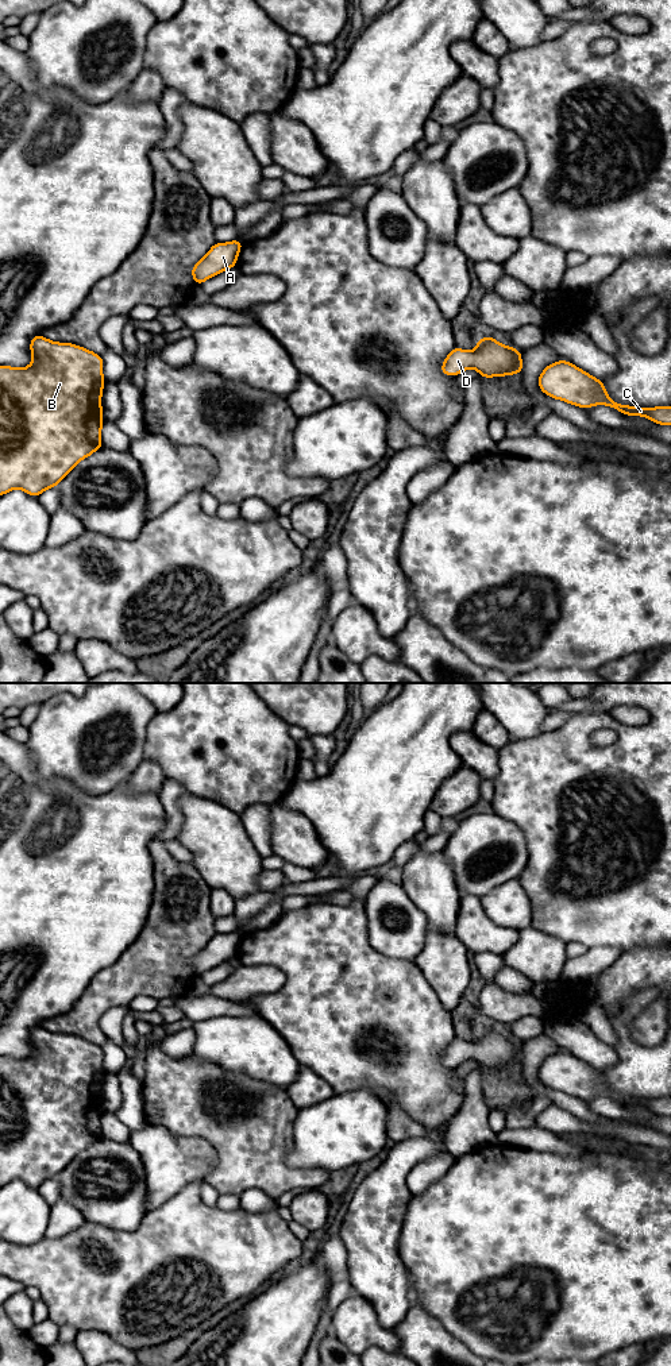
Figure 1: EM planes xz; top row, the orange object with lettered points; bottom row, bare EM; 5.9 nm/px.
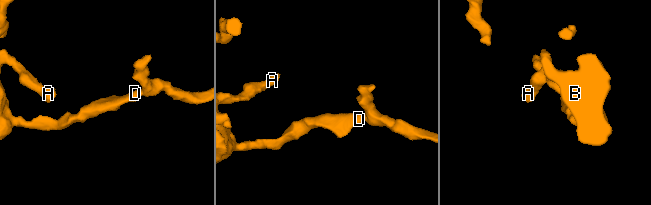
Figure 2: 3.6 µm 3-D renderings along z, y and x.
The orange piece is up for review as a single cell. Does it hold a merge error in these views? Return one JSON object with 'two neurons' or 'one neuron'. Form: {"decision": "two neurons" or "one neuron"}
{"decision": "one neuron"}

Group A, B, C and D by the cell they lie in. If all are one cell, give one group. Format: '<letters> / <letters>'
A B C D

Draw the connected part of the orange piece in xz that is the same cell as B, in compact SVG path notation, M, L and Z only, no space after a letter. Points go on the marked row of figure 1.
M42 335L31 339L30 348L32 363L28 367L0 366L0 495L22 489L38 497L55 487L78 462L103 447L103 358L80 346L55 343Z

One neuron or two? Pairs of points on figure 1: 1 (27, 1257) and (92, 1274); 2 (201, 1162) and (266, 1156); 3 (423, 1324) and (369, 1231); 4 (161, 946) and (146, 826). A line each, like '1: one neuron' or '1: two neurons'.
1: one neuron
2: two neurons
3: two neurons
4: two neurons

